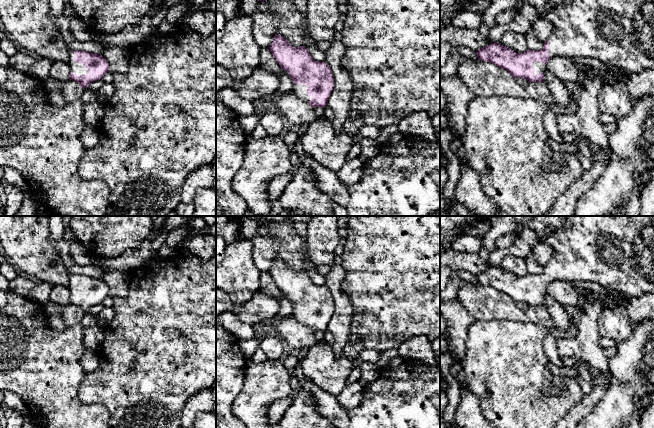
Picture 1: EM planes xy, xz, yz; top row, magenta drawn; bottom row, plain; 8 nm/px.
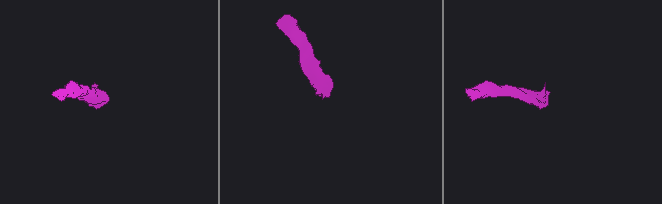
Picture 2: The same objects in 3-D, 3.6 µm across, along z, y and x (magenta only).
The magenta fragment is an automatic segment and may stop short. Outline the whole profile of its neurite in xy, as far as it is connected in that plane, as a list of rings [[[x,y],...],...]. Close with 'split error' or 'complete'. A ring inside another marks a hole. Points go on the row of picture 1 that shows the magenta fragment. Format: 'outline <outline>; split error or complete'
outline [[[70,51],[68,63],[71,69],[70,80],[77,82],[83,89],[109,72],[109,63],[102,55],[85,51]]]; split error

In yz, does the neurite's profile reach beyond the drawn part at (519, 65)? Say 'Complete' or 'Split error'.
Split error

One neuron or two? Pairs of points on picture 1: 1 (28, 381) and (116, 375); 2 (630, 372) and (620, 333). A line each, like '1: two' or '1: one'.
1: two
2: two

